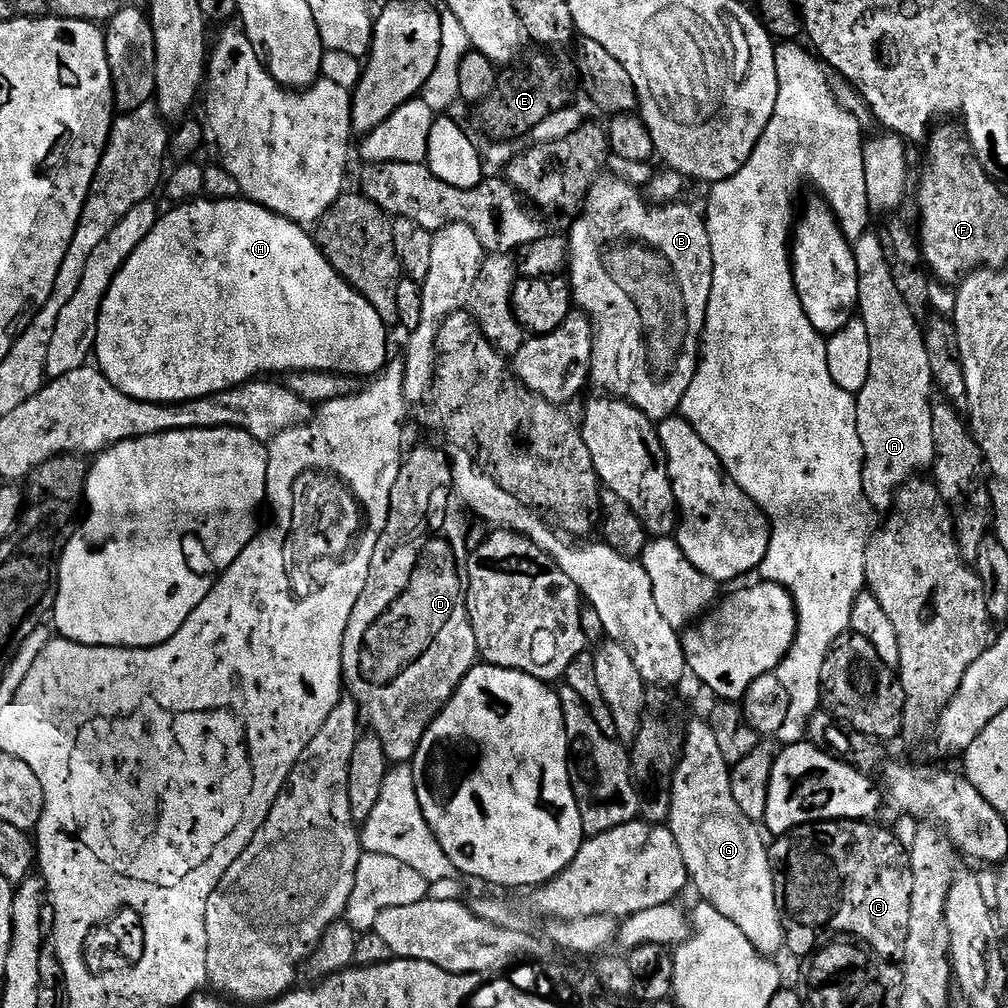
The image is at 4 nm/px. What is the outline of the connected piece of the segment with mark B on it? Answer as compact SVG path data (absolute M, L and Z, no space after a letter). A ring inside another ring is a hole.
M601 175L596 183L592 185L588 195L584 198L582 211L575 217L577 220L572 224L572 233L567 233L566 236L568 241L567 271L570 273L572 298L575 307L592 322L594 354L592 355L591 383L604 388L600 390L611 394L613 397L628 401L638 410L645 412L652 421L661 422L660 420L666 419L667 416L673 415L675 417L679 413L682 398L686 394L686 390L690 390L690 382L694 382L696 367L700 365L704 323L708 313L708 303L712 293L712 275L714 274L710 234L708 233L705 217L701 213L699 216L694 209L687 208L684 202L673 202L671 204L649 203L645 193L637 185L629 184L627 179L621 178L619 175L617 175L618 177L608 175Z

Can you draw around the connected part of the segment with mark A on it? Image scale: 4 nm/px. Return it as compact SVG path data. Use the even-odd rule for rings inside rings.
M879 235L864 236L855 241L854 251L858 266L858 305L859 319L864 321L870 334L870 378L866 378L866 386L856 396L856 429L864 451L864 473L862 486L870 506L877 513L884 514L892 507L900 487L913 479L923 468L931 469L936 462L936 442L934 440L934 418L932 410L934 399L934 381L930 370L930 354L926 354L926 342L922 324L910 312L902 295L894 286L890 266L887 265L883 242Z

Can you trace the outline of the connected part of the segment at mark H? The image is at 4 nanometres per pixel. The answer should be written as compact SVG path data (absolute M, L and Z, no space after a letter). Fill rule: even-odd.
M196 198L173 208L176 208L173 212L165 211L161 215L154 230L150 230L138 250L130 254L102 302L94 360L105 378L118 390L136 400L155 404L181 404L187 400L197 400L203 396L213 396L238 388L257 379L261 374L272 374L268 372L338 372L357 378L372 378L384 371L390 359L389 329L382 322L378 310L374 310L374 306L370 306L366 297L360 295L355 288L345 284L344 279L332 268L332 263L324 257L319 243L313 237L311 240L297 221L265 208L263 204L254 204L247 198Z

